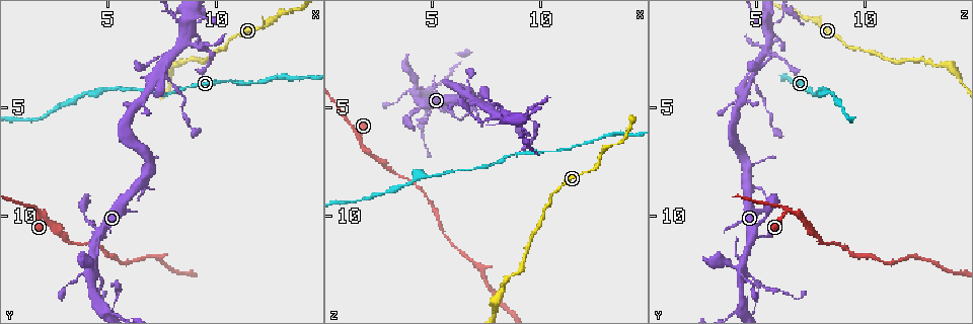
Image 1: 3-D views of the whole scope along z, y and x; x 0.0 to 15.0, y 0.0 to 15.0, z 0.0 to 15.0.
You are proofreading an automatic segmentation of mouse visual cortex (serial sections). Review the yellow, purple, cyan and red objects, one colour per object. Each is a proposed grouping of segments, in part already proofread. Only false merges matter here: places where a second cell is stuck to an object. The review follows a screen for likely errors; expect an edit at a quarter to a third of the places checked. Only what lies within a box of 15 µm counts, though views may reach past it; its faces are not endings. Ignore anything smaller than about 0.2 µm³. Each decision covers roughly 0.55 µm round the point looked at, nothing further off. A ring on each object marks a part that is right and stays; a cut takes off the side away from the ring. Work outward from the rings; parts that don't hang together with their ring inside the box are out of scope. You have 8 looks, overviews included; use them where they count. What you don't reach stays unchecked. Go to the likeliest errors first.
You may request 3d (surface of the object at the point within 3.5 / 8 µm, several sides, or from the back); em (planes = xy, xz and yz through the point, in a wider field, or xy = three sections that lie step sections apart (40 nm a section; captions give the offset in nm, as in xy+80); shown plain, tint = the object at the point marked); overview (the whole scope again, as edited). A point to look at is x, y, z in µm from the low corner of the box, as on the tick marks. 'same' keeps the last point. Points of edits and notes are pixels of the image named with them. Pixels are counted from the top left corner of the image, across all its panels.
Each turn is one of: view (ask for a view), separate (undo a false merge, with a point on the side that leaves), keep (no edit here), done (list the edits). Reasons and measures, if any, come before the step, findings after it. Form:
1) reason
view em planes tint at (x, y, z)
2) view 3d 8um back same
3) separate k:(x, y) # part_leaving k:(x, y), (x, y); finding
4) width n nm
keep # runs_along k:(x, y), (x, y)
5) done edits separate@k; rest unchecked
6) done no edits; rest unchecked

narrows sharply
view 3d 3.5um at (12.4, 1.1, 8.0)

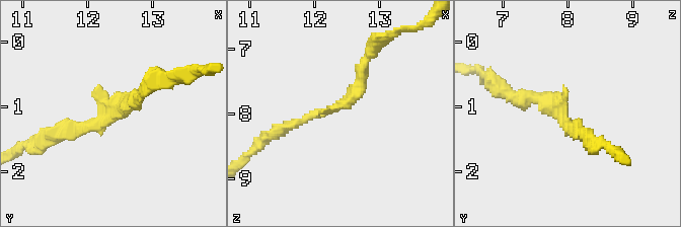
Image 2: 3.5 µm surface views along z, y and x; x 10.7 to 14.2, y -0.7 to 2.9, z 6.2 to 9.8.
view em planes tint at (12.40, 1.15, 7.90)

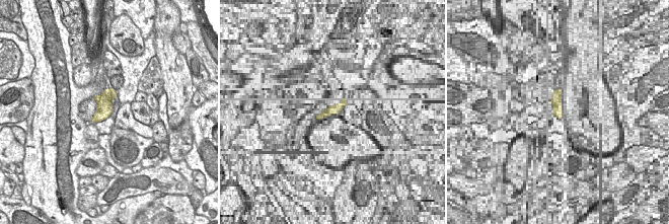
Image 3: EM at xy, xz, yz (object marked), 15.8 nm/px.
view em xy step 1 tint same

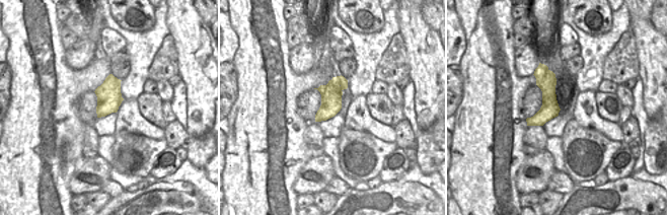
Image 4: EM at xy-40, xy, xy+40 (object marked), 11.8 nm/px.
keep # runs_along 2:(279, 130), (344, 104), (366, 57); continuous, no second cell

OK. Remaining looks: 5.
view 3d 3.5um at (1.5, 9.6, 6.3)

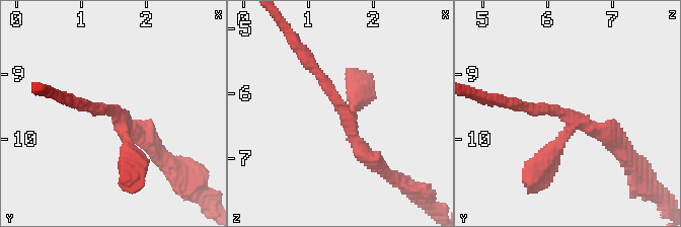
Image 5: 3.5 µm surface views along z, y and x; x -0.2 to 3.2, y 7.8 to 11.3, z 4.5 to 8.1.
need the tissue
view em xy step 3 tint at (1.60, 9.65, 6.25)

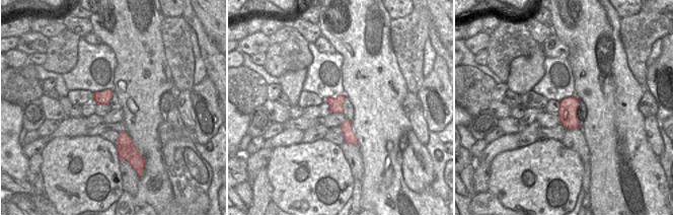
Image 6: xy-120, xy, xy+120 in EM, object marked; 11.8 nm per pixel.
keep # runs_along 5:(133, 167), (117, 111), (79, 102); one cell here

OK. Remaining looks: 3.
looks like a crossing
view 3d 3.5um at (8.6, 1.6, 5.7)

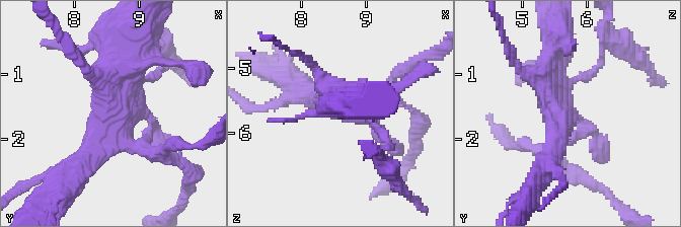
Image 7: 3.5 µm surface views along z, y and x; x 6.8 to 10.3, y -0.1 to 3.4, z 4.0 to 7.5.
view em planes tint at (8.65, 1.65, 5.60)

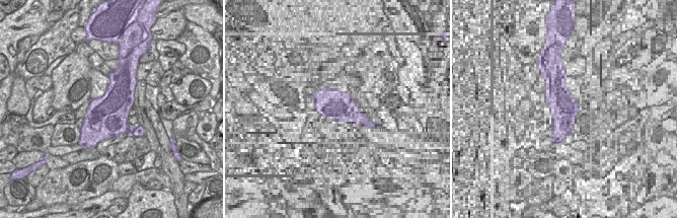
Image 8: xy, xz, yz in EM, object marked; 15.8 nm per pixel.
another direction
view em xy step 5 tint same

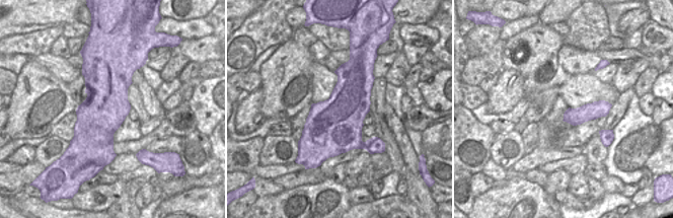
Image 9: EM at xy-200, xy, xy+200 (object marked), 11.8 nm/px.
width 650 nm
keep # runs_along 9:(607, 107), (566, 119); one cell here

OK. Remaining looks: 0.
done no edits; rest unchecked

